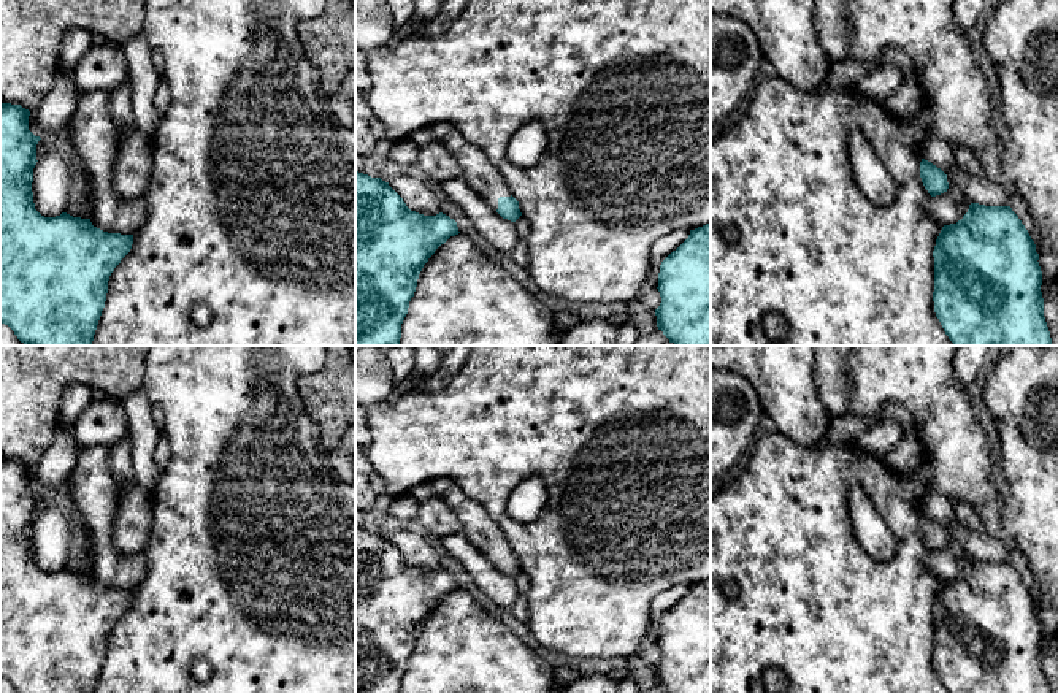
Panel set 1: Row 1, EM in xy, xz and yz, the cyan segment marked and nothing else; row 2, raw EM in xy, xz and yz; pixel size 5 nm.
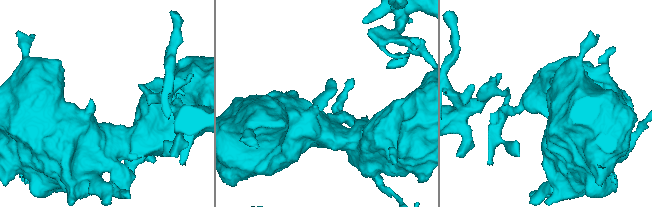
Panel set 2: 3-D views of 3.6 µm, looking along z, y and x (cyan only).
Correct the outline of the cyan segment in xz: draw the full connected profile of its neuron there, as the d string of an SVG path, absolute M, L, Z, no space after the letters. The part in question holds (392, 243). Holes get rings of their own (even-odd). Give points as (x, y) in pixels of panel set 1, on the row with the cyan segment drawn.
M355 170L355 346L401 346L401 324L424 265L441 244L458 233L457 222L449 216L411 211L389 182Z

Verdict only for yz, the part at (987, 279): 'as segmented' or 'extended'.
as segmented

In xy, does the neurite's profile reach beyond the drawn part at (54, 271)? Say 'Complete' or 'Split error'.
Complete

